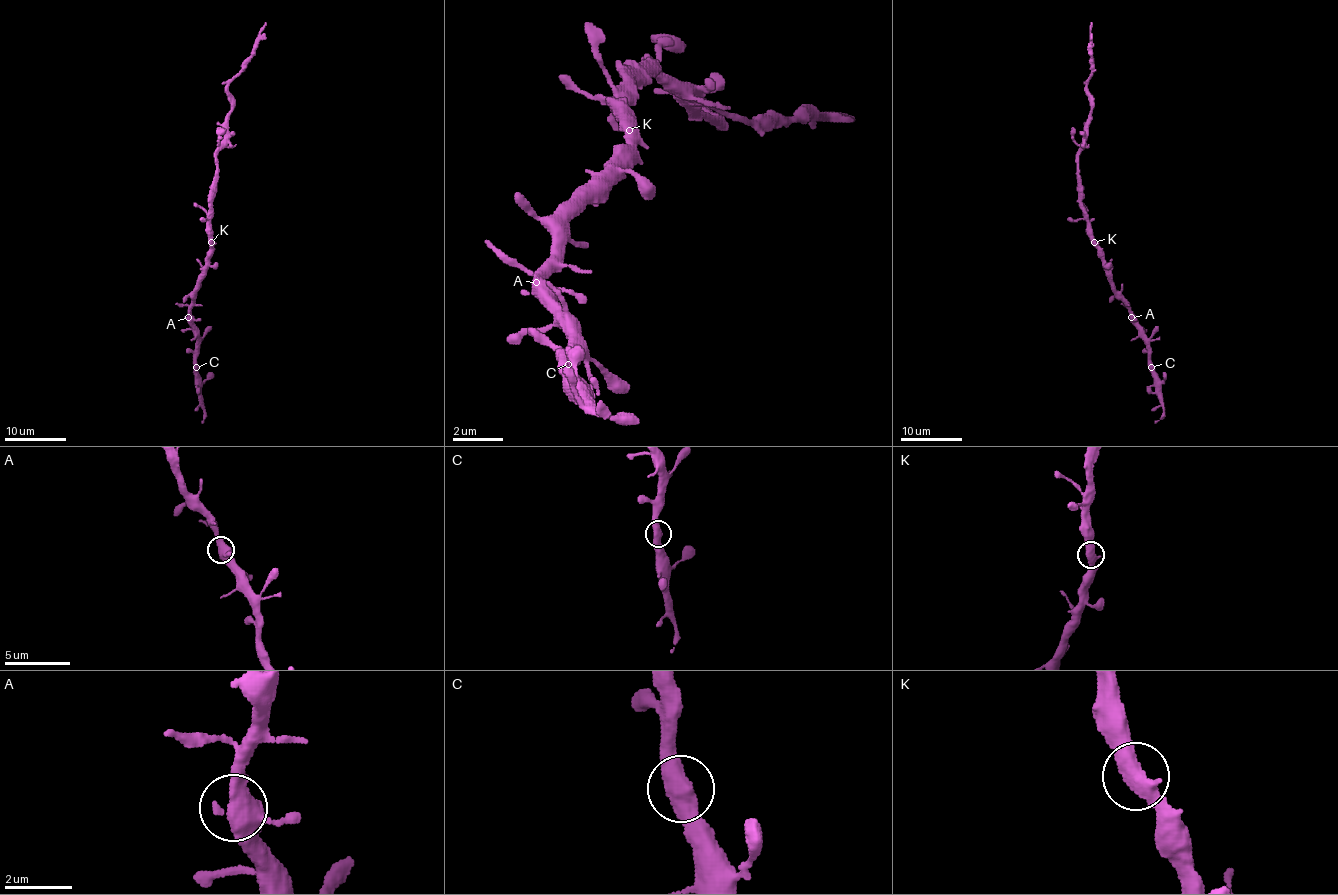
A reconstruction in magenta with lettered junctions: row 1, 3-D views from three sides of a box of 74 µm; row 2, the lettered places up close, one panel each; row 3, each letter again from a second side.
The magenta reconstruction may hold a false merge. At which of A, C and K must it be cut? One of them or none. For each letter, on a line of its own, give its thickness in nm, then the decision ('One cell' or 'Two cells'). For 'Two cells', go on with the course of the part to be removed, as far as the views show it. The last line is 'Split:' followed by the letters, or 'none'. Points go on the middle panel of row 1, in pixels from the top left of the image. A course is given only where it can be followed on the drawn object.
A: Thickness 440 nm. One cell
C: Thickness 550 nm. One cell
K: Thickness 550 nm. One cell
Split: none

